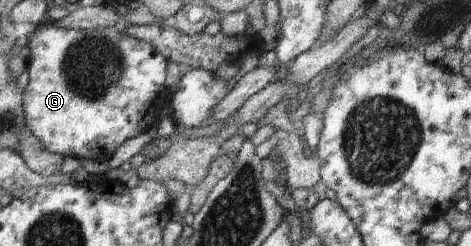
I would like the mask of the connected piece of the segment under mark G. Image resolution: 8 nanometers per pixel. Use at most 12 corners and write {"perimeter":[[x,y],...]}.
{"perimeter":[[124,25],[27,38],[25,126],[108,161],[156,126],[168,62]]}

